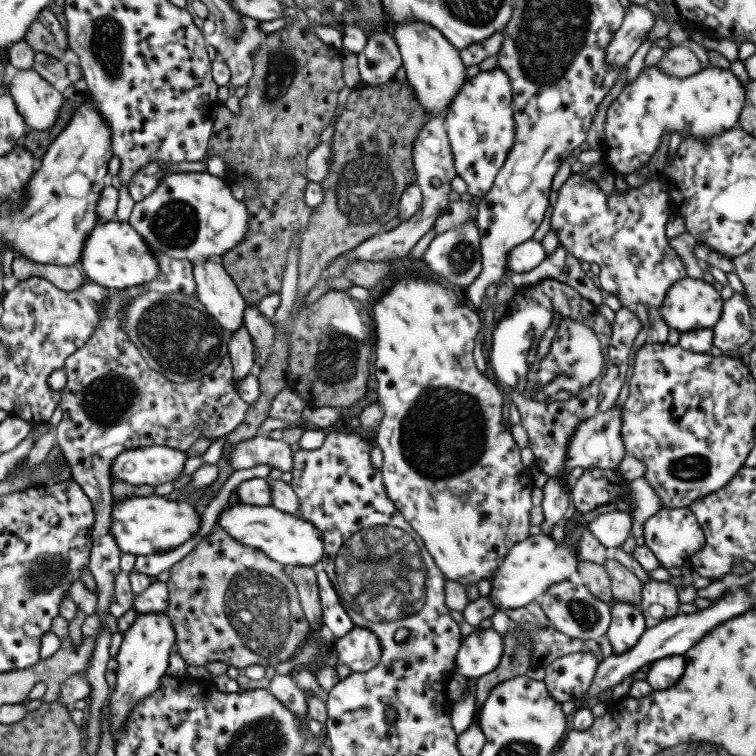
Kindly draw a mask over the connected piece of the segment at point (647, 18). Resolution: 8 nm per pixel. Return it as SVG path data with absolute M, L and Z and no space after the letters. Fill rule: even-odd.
M630 3L625 8L623 23L608 45L606 62L615 67L626 66L634 52L648 40L654 23L654 14L646 5Z

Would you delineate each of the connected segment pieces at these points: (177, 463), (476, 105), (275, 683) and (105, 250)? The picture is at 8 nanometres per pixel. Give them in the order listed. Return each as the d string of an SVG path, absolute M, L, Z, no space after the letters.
M165 446L128 449L113 460L108 476L136 486L158 486L180 478L187 458L185 452Z
M497 67L468 75L462 88L447 107L444 128L451 144L457 176L466 182L467 192L482 198L494 184L496 175L515 143L515 117L511 80Z
M290 673L274 675L267 688L294 716L300 721L306 719L308 713L307 698L304 690L299 689Z
M108 221L102 225L96 224L85 241L78 266L85 278L109 289L122 290L150 283L158 277L154 254L129 222Z

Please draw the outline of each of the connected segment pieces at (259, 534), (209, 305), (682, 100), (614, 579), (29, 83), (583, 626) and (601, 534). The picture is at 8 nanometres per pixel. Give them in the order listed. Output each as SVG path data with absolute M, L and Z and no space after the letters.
M237 501L226 505L217 519L217 526L243 545L257 548L277 563L288 566L312 566L320 563L324 554L324 535L311 522L281 512L274 506L255 506Z
M204 259L202 262L194 263L193 266L197 300L204 306L209 316L220 323L221 328L225 330L224 337L231 335L243 323L246 301L240 295L236 283L223 268L219 259Z
M657 64L645 67L622 89L607 111L601 147L607 157L607 168L623 175L637 172L648 164L660 146L662 135L668 131L671 135L677 130L683 139L695 136L703 141L729 131L738 126L745 98L744 85L728 69L708 66L692 76L679 78L660 70Z
M610 556L603 565L611 580L614 600L629 602L640 608L643 582L633 572L624 567L620 561L610 558Z
M33 68L28 70L16 69L16 75L7 84L7 94L14 99L18 112L22 115L30 130L48 130L52 128L56 124L58 113L62 108L62 93L52 84L46 82Z
M569 579L552 584L536 602L542 607L551 625L570 638L600 640L612 622L608 603L597 599L583 584L574 584Z
M618 510L598 515L587 524L591 533L610 551L622 546L631 534L632 518Z

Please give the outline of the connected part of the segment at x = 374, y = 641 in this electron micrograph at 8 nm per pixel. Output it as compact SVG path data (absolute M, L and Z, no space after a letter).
M356 626L333 642L333 652L353 674L365 674L372 670L380 662L382 654L376 633Z

